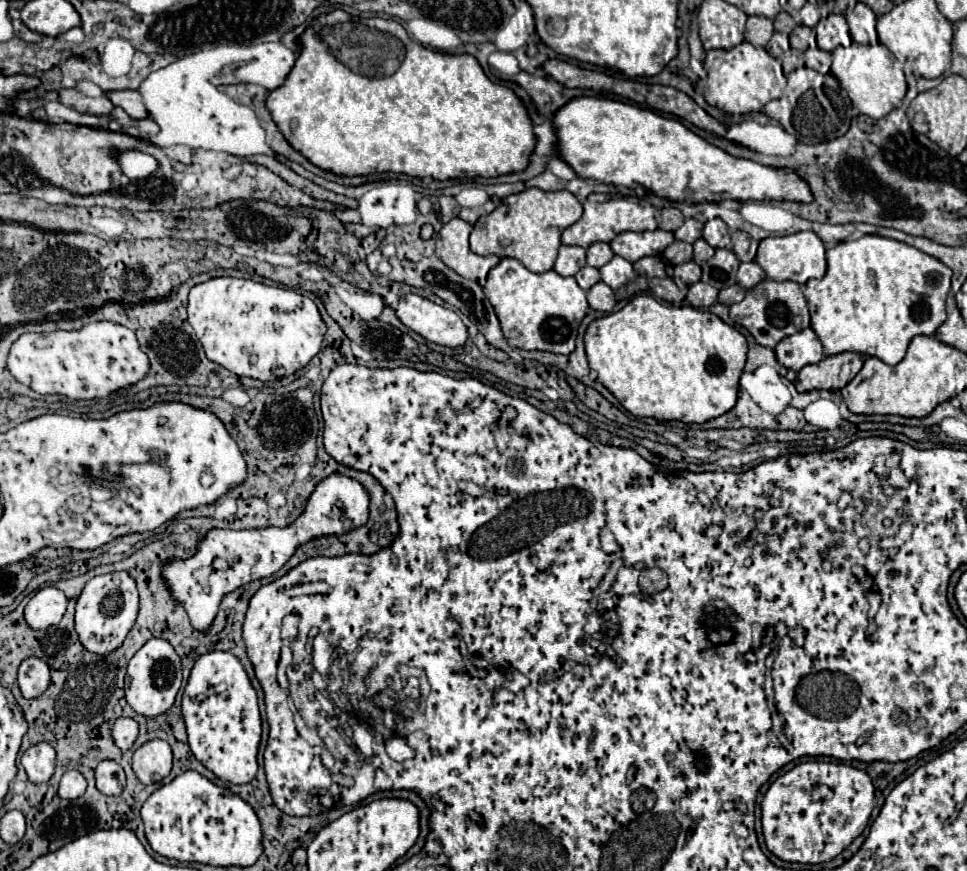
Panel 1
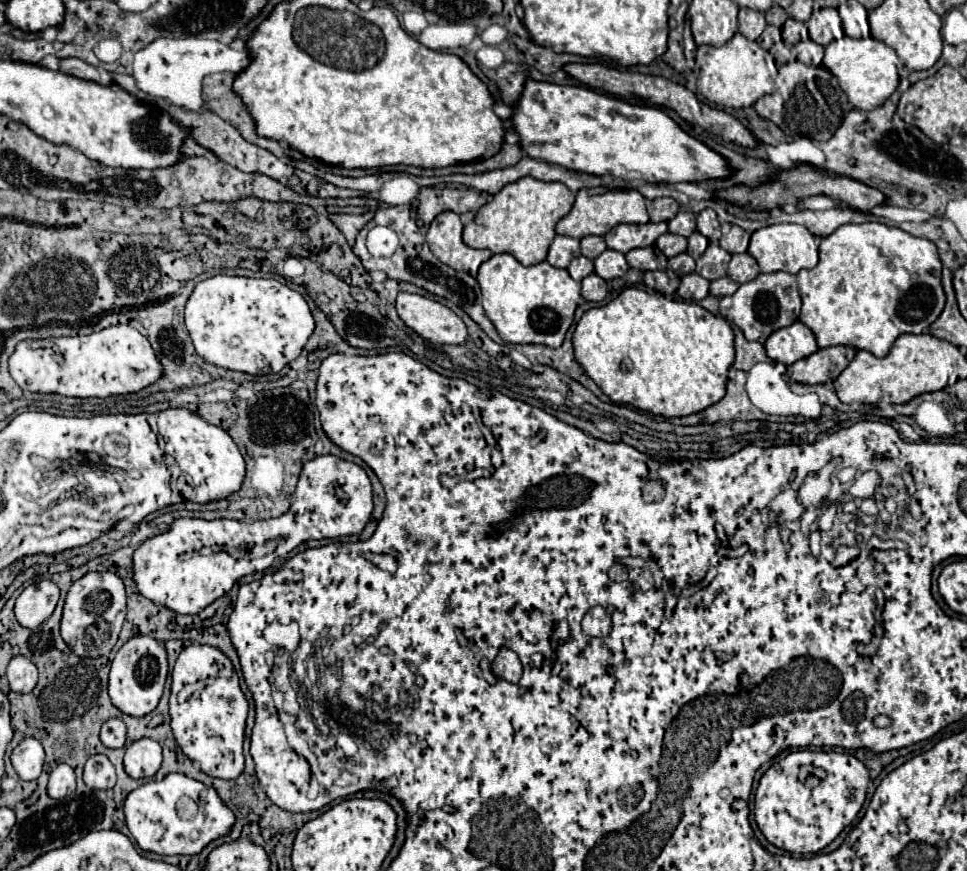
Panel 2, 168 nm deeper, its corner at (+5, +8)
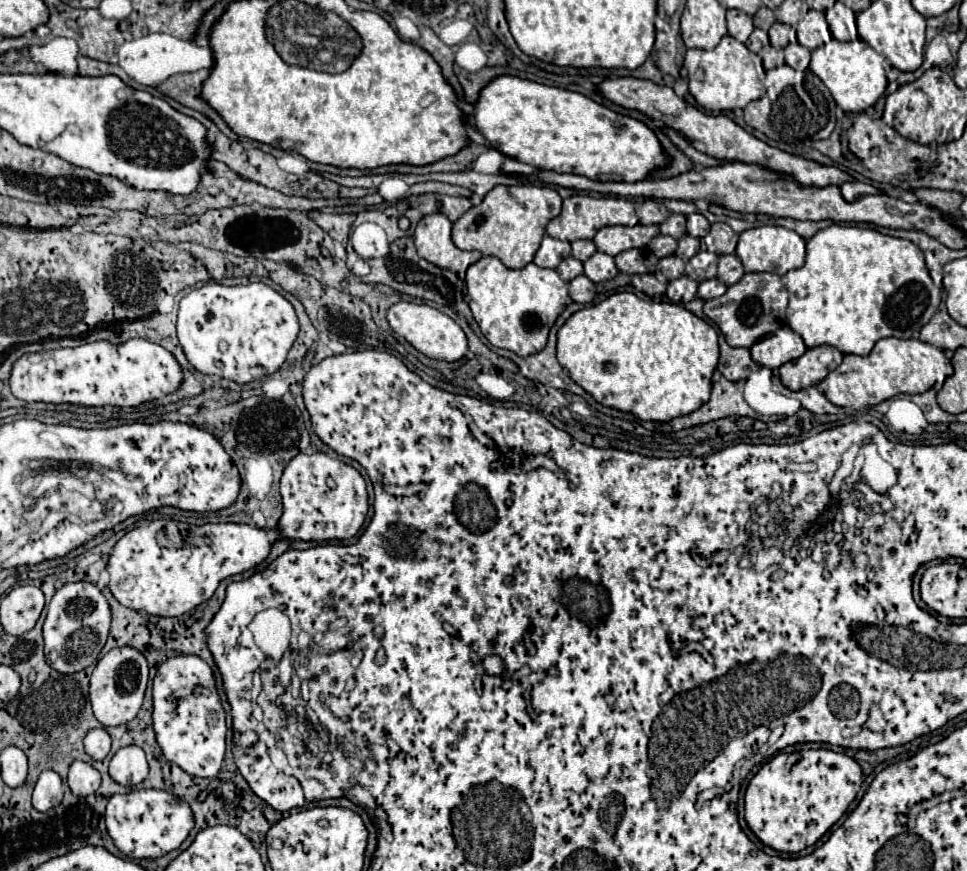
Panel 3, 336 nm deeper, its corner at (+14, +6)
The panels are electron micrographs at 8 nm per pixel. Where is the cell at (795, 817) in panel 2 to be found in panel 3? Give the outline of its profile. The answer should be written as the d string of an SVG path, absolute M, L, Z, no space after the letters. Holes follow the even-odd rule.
M804 749L772 757L748 783L746 823L768 847L800 853L814 845L850 807L862 785L862 767L846 753Z

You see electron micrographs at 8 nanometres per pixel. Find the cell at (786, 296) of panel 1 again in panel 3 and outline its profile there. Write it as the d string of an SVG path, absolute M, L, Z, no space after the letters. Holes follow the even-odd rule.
M744 273L722 297L704 303L704 315L720 327L730 347L752 347L758 339L774 333L786 323L786 307L788 293L776 273Z

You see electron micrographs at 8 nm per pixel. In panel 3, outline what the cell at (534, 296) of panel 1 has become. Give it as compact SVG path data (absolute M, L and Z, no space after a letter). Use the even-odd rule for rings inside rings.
M482 257L466 271L470 309L482 335L500 349L528 357L544 349L548 331L556 317L570 303L568 283L556 269L542 269L534 263L522 269L508 269L496 257Z

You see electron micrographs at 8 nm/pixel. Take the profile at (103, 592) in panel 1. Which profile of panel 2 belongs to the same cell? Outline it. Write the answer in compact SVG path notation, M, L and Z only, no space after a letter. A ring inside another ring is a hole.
M89 571L79 581L75 581L67 591L61 619L61 635L65 643L71 647L71 651L75 651L75 655L79 657L109 655L109 651L117 643L119 631L125 621L125 603L125 585L121 577L111 571Z

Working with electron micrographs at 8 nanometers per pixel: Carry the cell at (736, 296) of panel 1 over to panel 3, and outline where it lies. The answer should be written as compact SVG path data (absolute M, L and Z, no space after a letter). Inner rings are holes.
M708 279L708 281L702 281L702 283L698 285L698 297L704 299L704 301L708 301L708 299L714 299L714 297L724 295L726 289L728 289L728 287L726 287L722 281L718 281L718 279Z

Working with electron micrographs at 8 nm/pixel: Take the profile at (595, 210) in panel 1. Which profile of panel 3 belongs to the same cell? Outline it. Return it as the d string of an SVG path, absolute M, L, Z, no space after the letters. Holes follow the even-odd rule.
M572 195L564 199L562 205L562 213L558 217L554 217L548 227L546 233L554 239L562 239L562 241L578 241L578 239L592 239L596 235L598 229L608 227L608 225L626 225L626 227L634 227L638 225L638 217L634 213L634 205L632 201L624 199L624 197L590 197L590 195Z

